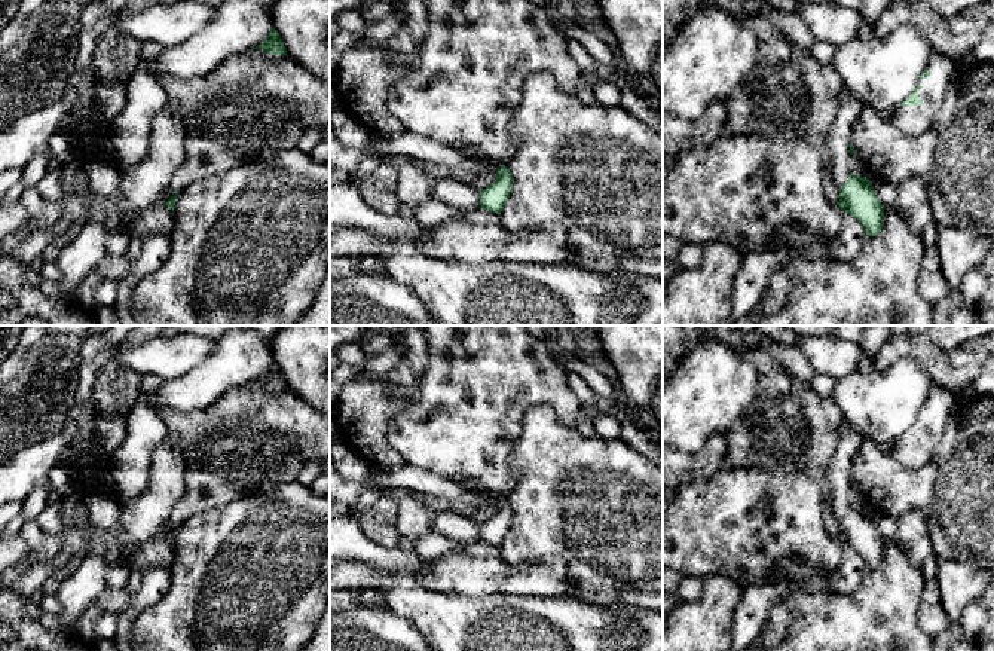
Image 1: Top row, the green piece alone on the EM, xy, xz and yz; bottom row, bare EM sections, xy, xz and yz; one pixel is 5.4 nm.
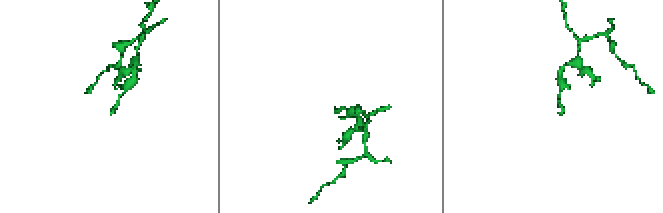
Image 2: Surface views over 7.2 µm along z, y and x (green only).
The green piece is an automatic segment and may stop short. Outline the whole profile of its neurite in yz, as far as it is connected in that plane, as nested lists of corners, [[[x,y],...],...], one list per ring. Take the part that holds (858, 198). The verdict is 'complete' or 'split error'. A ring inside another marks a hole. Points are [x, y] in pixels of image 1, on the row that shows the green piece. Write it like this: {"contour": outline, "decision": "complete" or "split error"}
{"contour": [[[850,172],[847,183],[839,189],[839,201],[837,204],[845,214],[851,214],[862,223],[868,236],[877,236],[881,232],[884,205],[866,177],[857,177]]], "decision": "complete"}

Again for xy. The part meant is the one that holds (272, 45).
{"contour": [[[275,28],[270,30],[269,36],[260,46],[256,46],[253,49],[263,49],[269,55],[287,55],[287,48]]], "decision": "complete"}

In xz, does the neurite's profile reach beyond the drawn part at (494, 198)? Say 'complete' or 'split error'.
complete

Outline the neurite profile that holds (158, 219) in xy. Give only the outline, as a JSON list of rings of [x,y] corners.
[[[156,202],[152,207],[141,210],[140,216],[129,221],[122,217],[119,230],[128,235],[135,233],[141,239],[156,233],[168,233],[174,229],[175,213],[165,202]]]

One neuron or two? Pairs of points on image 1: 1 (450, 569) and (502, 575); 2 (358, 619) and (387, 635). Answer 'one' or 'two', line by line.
1: one
2: one

